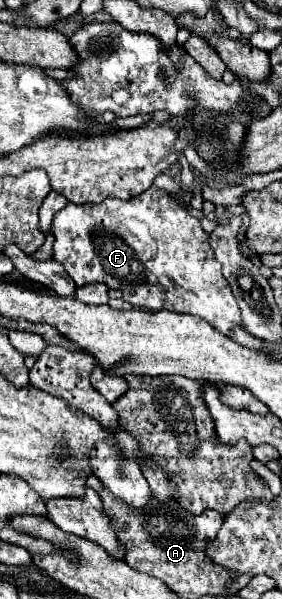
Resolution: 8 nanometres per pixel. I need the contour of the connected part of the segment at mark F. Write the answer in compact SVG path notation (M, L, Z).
M150 186L146 192L130 200L108 198L100 204L82 206L68 202L66 208L56 212L52 220L52 232L56 236L54 260L64 266L76 286L102 282L108 288L122 290L124 300L136 308L196 314L234 342L254 350L262 350L262 340L246 334L246 330L240 326L240 310L236 298L230 290L230 284L226 284L222 270L214 260L214 254L210 252L208 234L202 230L200 220L186 208L182 208L166 190Z

